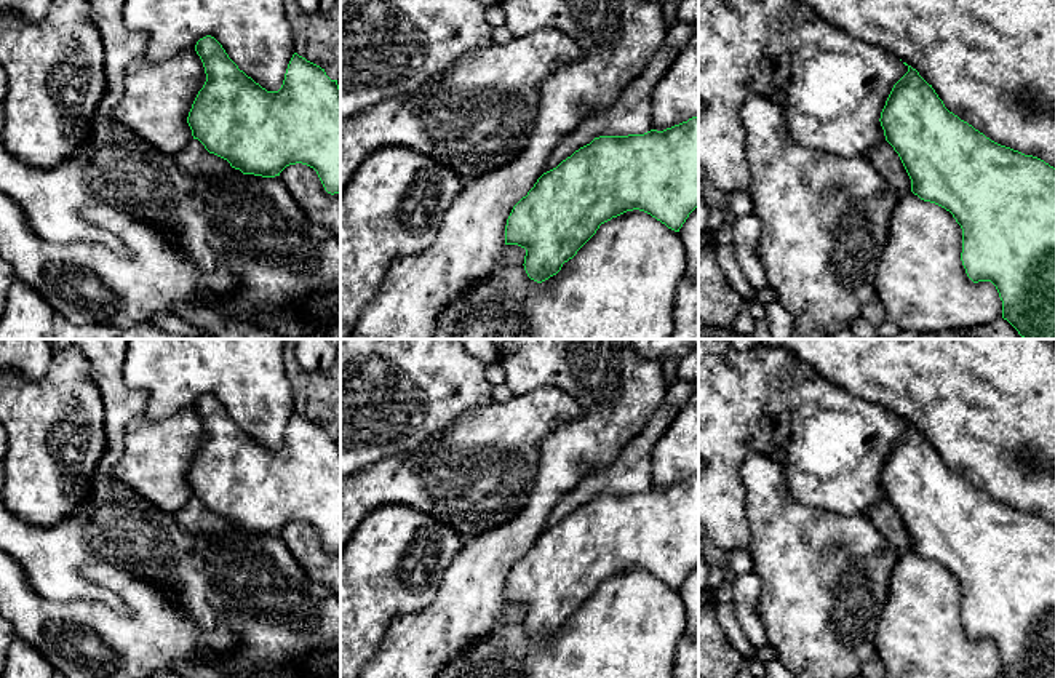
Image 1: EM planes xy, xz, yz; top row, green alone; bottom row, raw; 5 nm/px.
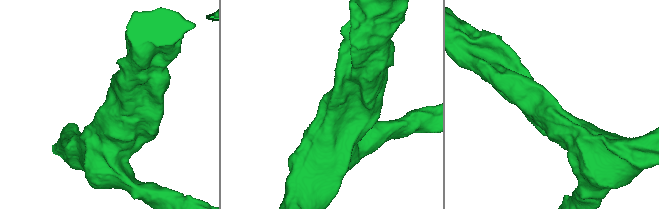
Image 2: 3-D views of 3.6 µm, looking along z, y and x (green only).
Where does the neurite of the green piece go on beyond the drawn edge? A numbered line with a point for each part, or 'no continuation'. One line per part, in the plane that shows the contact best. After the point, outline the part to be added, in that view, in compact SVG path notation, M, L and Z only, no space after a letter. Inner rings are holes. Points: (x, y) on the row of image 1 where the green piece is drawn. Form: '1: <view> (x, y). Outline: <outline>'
no continuation

